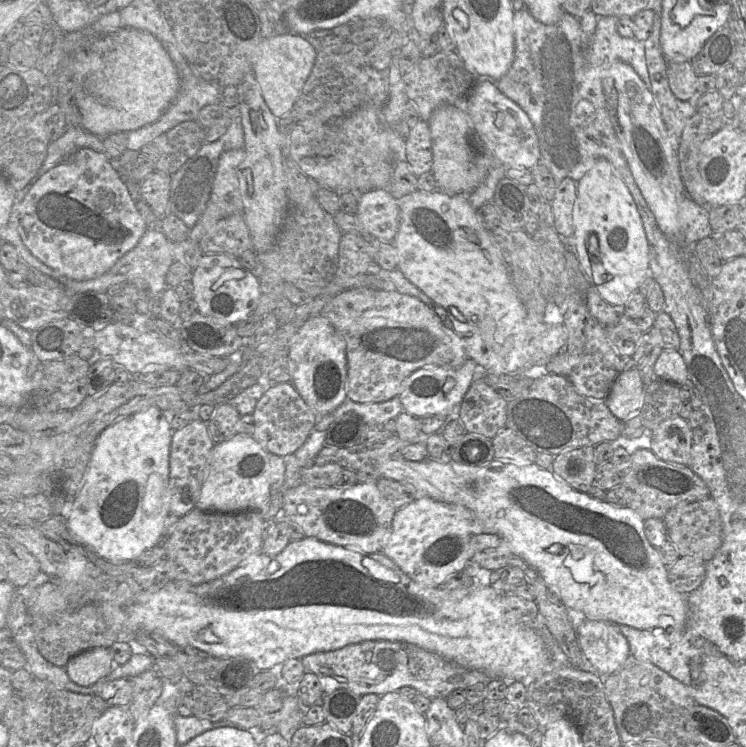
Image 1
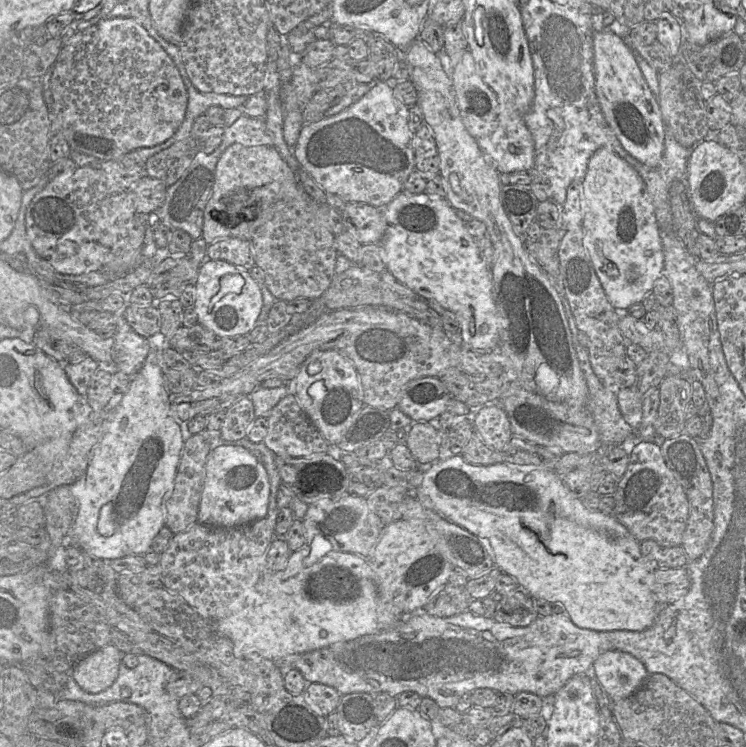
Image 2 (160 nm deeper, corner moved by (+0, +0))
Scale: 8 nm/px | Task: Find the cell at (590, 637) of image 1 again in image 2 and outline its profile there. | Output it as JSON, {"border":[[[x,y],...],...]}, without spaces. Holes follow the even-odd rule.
{"border":[[[618,650],[601,654],[594,661],[591,670],[612,700],[634,694],[649,675],[641,661]]]}

